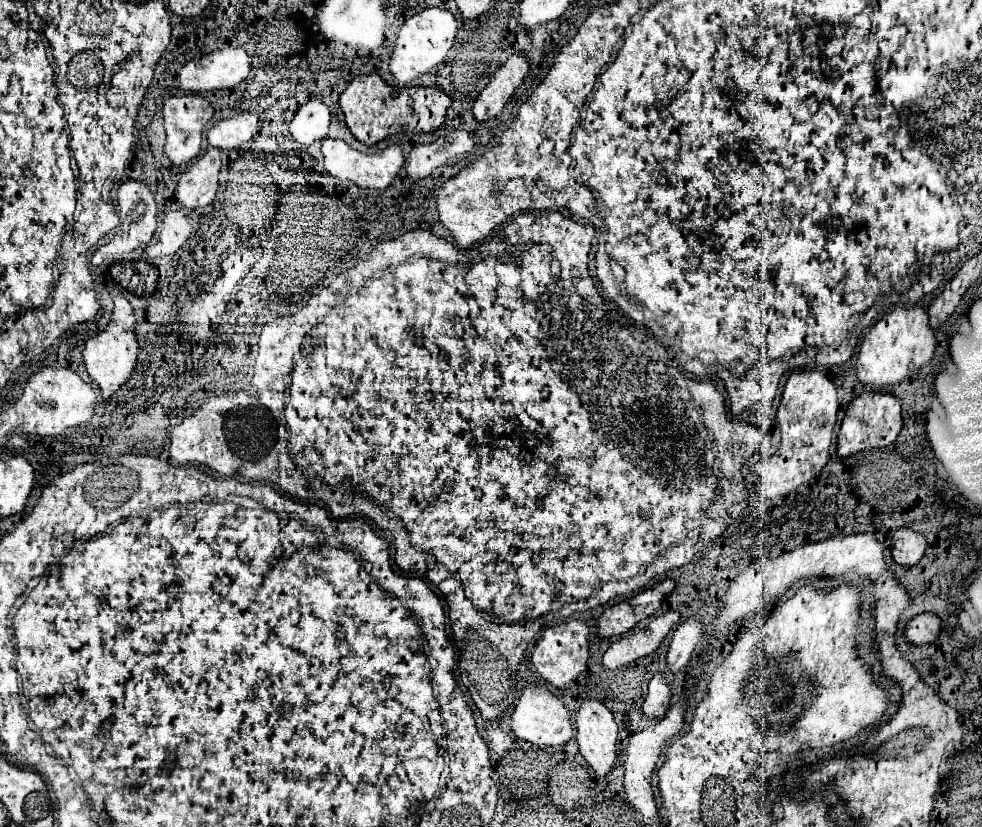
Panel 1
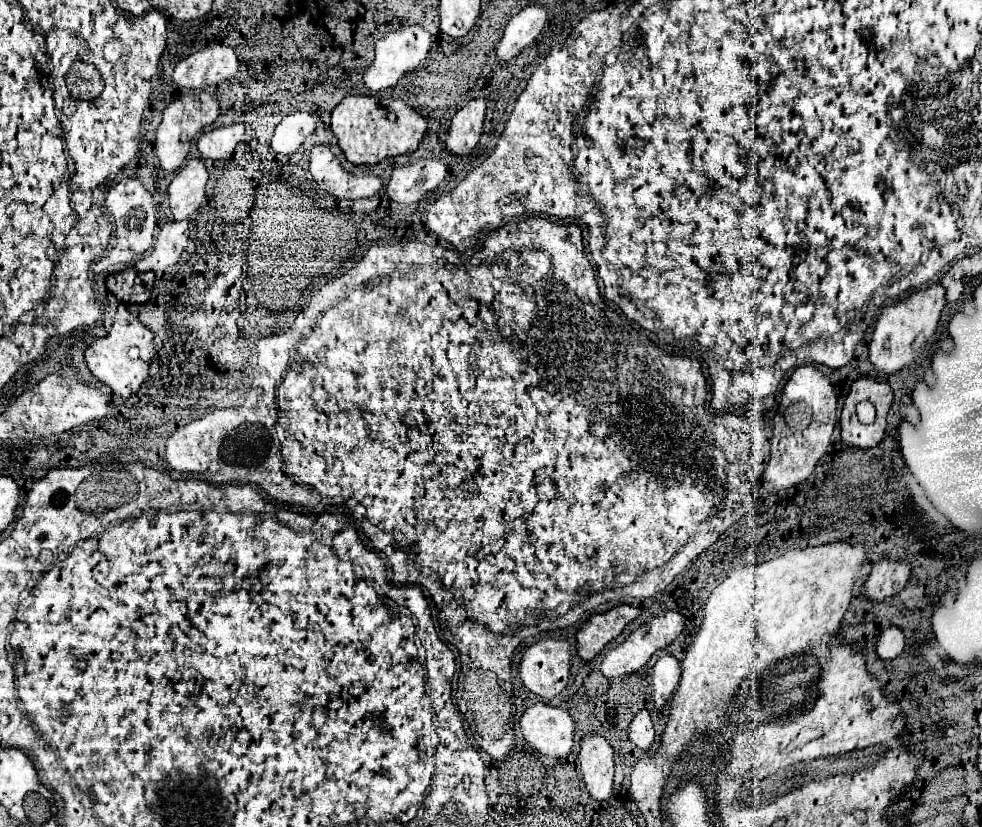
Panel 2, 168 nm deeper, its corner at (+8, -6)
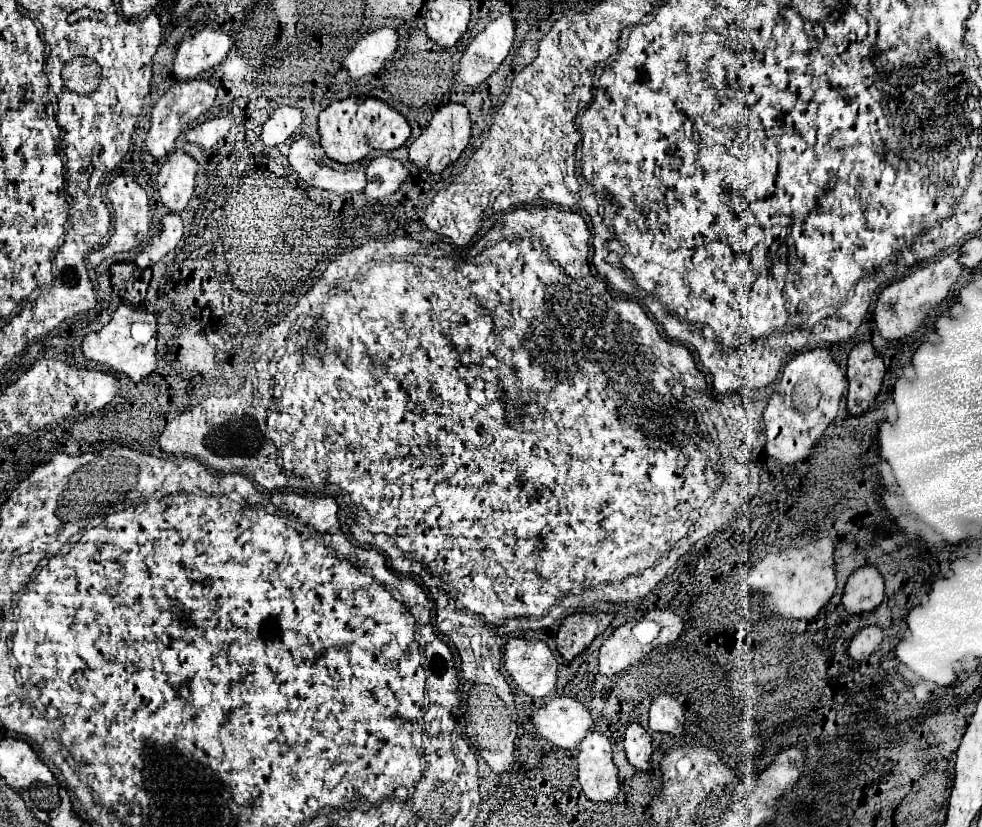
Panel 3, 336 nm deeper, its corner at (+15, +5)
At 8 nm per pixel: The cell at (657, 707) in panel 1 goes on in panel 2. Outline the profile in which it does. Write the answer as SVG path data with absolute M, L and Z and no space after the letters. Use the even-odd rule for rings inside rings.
M645 709L641 713L637 713L637 717L631 721L629 739L641 751L649 751L651 749L651 745L655 741L655 731L653 731L651 717L649 717L649 713Z

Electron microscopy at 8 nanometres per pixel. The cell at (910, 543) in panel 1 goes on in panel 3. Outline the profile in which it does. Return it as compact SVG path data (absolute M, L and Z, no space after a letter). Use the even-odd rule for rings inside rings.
M868 564L852 572L846 582L842 602L850 614L874 610L884 598L884 578L876 566Z

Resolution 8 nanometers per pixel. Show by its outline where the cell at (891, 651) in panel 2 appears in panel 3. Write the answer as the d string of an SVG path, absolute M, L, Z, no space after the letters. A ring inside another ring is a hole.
M866 626L852 638L848 646L848 654L854 660L866 660L872 652L878 650L882 640L884 640L884 630L880 626Z

